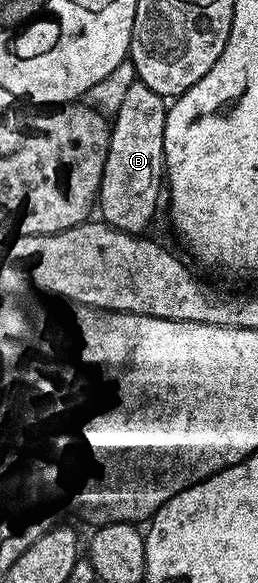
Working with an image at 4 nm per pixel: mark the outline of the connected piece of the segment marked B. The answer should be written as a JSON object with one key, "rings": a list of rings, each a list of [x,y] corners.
{"rings":[[[137,79],[130,91],[126,91],[122,107],[118,107],[118,111],[111,118],[110,147],[98,194],[98,213],[106,224],[140,235],[151,223],[166,181],[164,140],[167,114],[165,98],[160,97],[158,91],[150,91],[146,83]]]}

